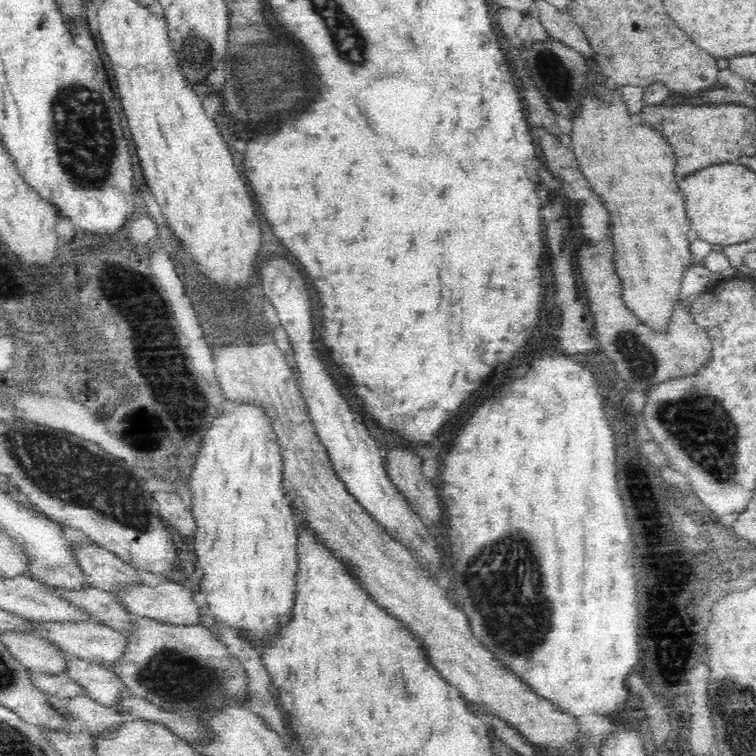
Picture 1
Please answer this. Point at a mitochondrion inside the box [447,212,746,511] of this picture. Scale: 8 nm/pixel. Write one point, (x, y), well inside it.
(698, 423)

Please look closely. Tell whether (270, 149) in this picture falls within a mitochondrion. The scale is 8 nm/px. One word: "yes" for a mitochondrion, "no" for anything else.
yes

